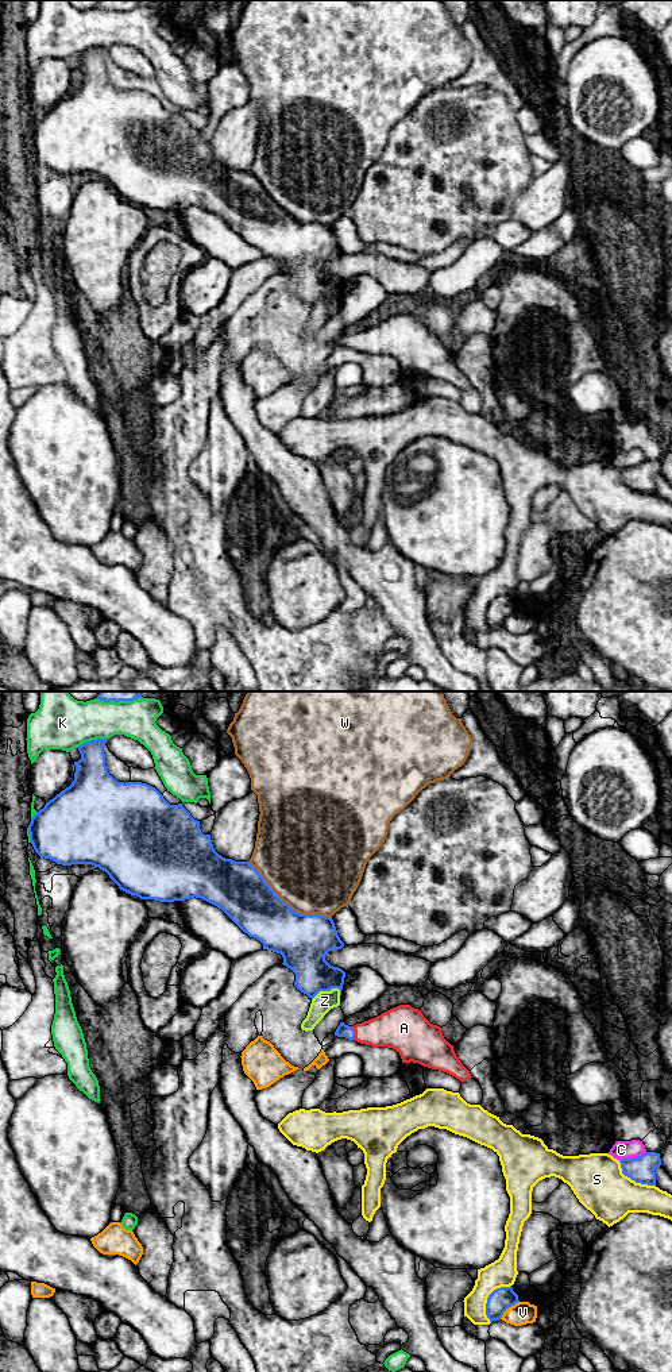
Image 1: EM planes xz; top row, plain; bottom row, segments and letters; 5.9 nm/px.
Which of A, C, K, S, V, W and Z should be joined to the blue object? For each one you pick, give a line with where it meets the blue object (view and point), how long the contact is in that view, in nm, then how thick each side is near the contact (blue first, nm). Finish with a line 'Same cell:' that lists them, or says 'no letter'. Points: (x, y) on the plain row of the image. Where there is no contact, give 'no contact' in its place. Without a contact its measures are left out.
A: xz (354, 342) | 80 nm | 80/220 nm
Same cell: A

